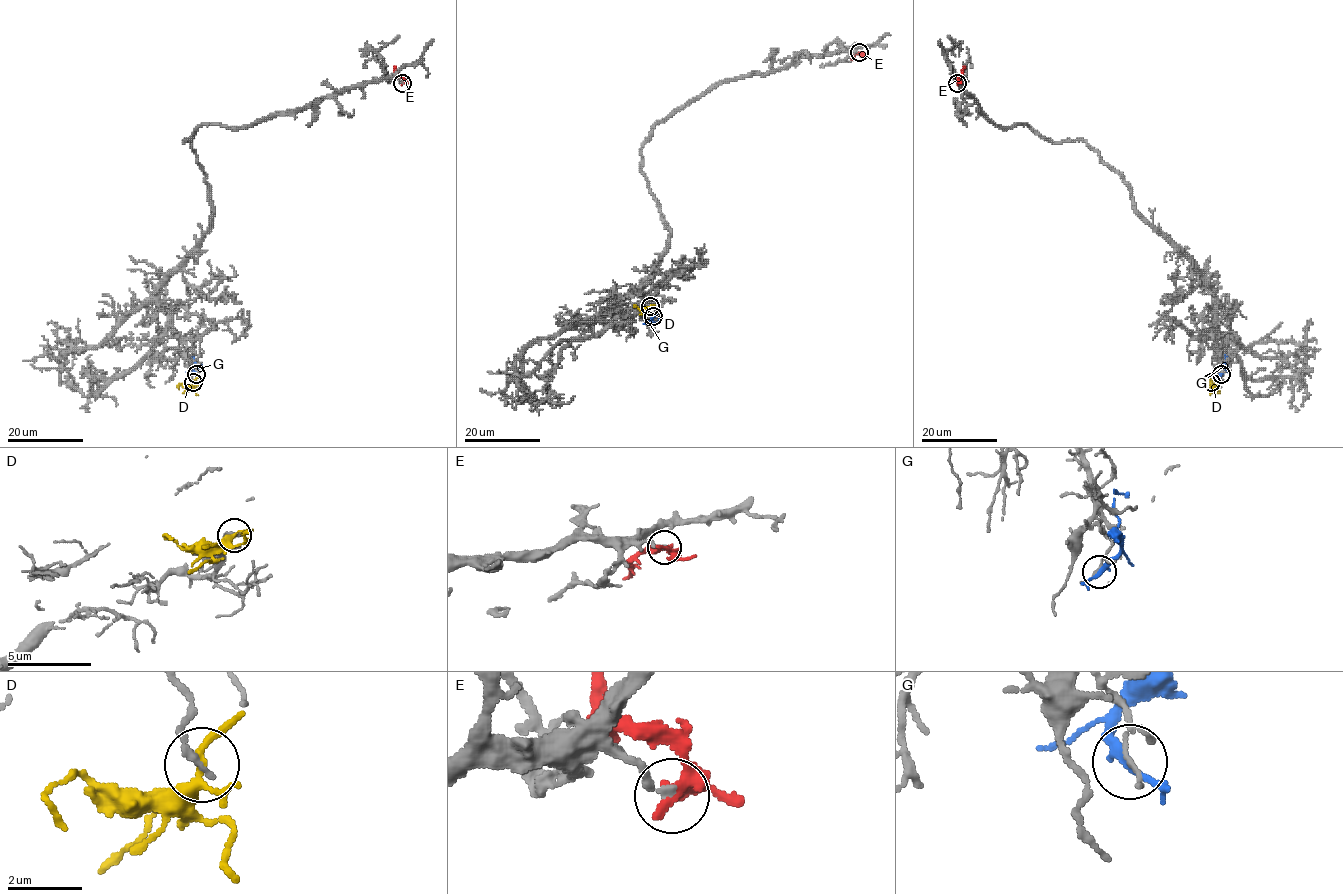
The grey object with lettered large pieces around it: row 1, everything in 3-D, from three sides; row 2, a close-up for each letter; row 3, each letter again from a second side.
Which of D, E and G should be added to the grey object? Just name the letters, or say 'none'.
E

